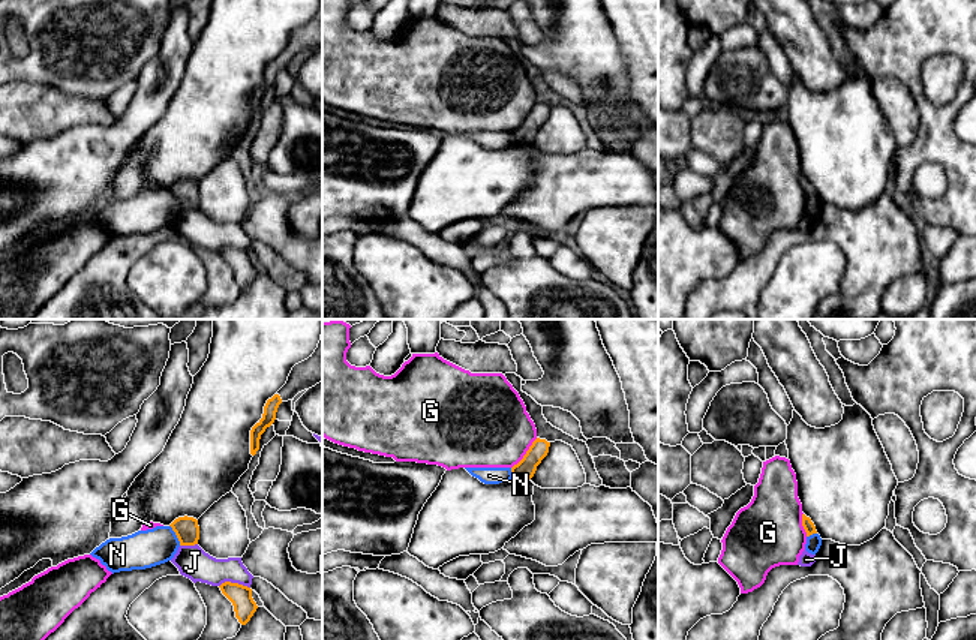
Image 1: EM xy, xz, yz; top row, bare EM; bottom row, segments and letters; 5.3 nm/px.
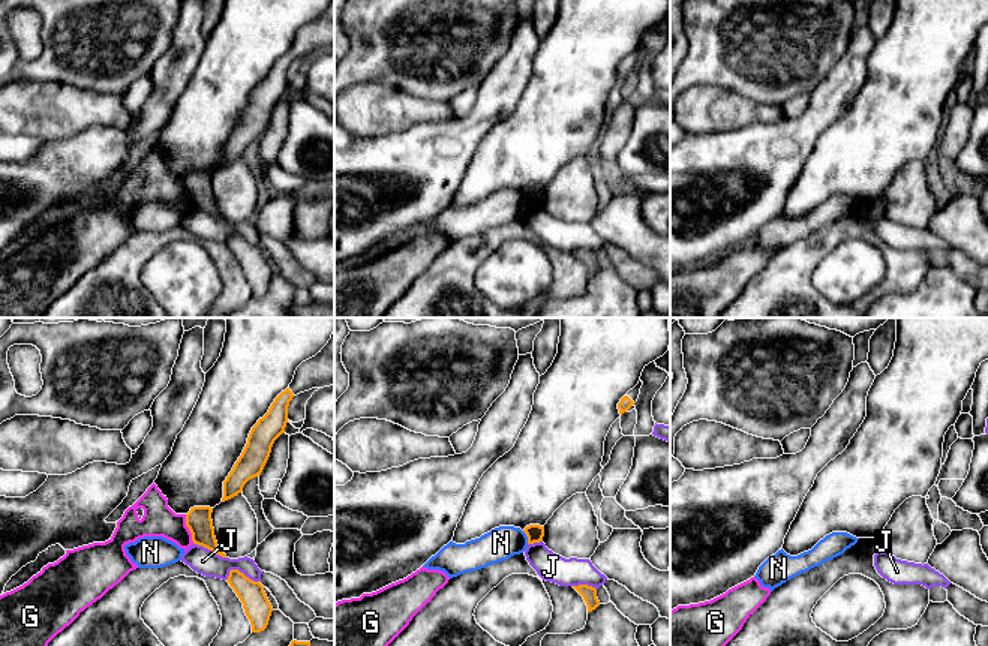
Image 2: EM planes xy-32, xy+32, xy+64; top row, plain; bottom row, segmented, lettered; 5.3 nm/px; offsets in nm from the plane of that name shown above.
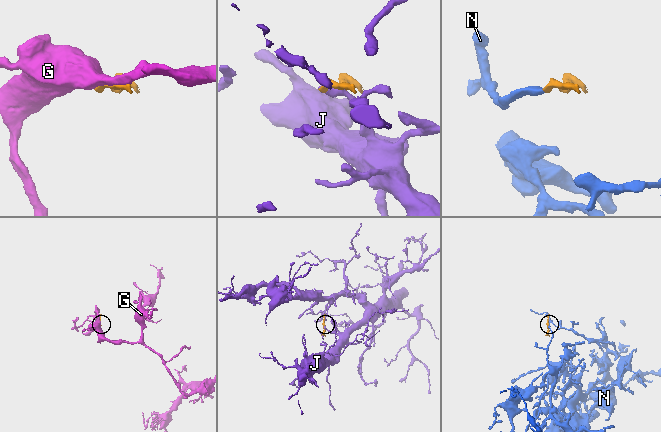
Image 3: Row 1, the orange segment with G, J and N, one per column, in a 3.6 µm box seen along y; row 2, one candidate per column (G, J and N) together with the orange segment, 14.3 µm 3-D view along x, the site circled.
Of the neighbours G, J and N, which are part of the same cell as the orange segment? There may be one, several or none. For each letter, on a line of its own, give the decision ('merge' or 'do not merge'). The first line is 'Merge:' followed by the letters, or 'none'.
Merge: none
G: do not merge
J: do not merge
N: do not merge

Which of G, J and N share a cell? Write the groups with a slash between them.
G / J / N

